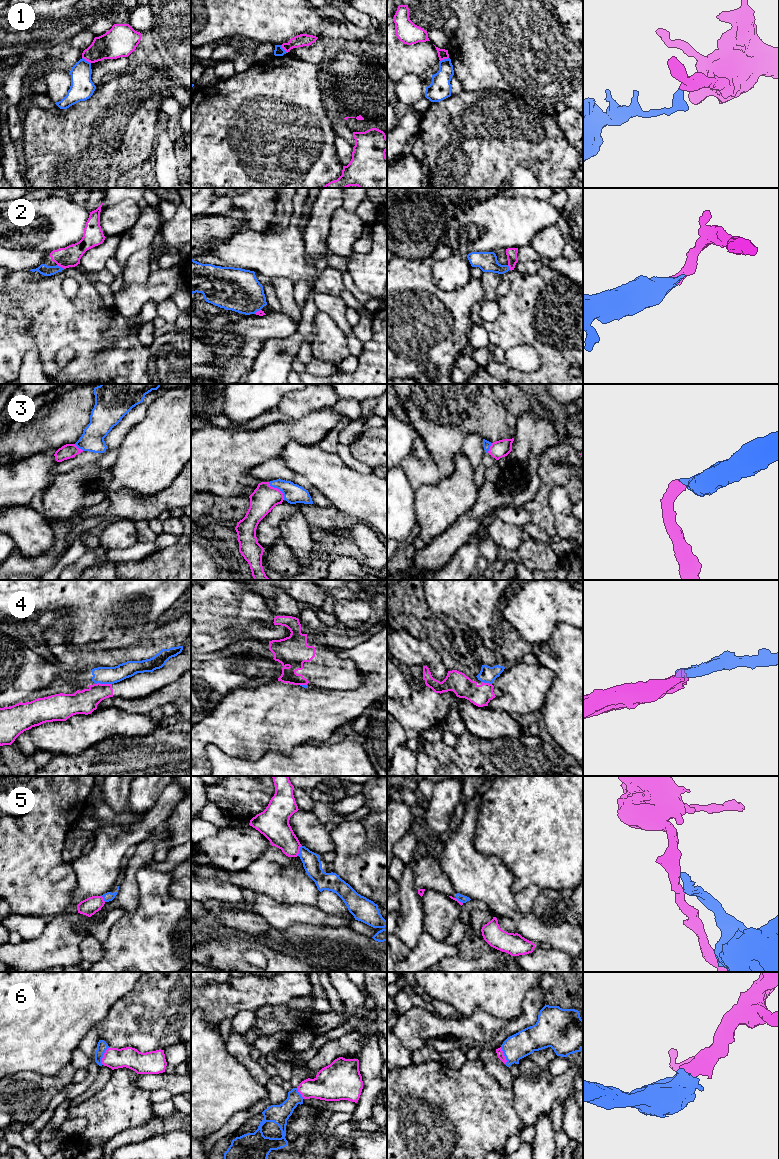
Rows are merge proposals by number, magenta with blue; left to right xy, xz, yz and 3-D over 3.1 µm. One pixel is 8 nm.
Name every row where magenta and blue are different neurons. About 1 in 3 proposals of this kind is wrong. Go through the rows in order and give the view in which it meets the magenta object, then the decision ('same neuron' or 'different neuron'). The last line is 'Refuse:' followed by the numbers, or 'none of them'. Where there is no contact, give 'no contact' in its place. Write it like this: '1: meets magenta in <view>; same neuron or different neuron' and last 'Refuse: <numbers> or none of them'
1: meets magenta in xy; different neuron
2: meets magenta in xy; same neuron
3: meets magenta in xz; same neuron
4: meets magenta in xy; different neuron
5: meets magenta in xz; different neuron
6: meets magenta in xy; same neuron
Refuse: 1, 4, 5

